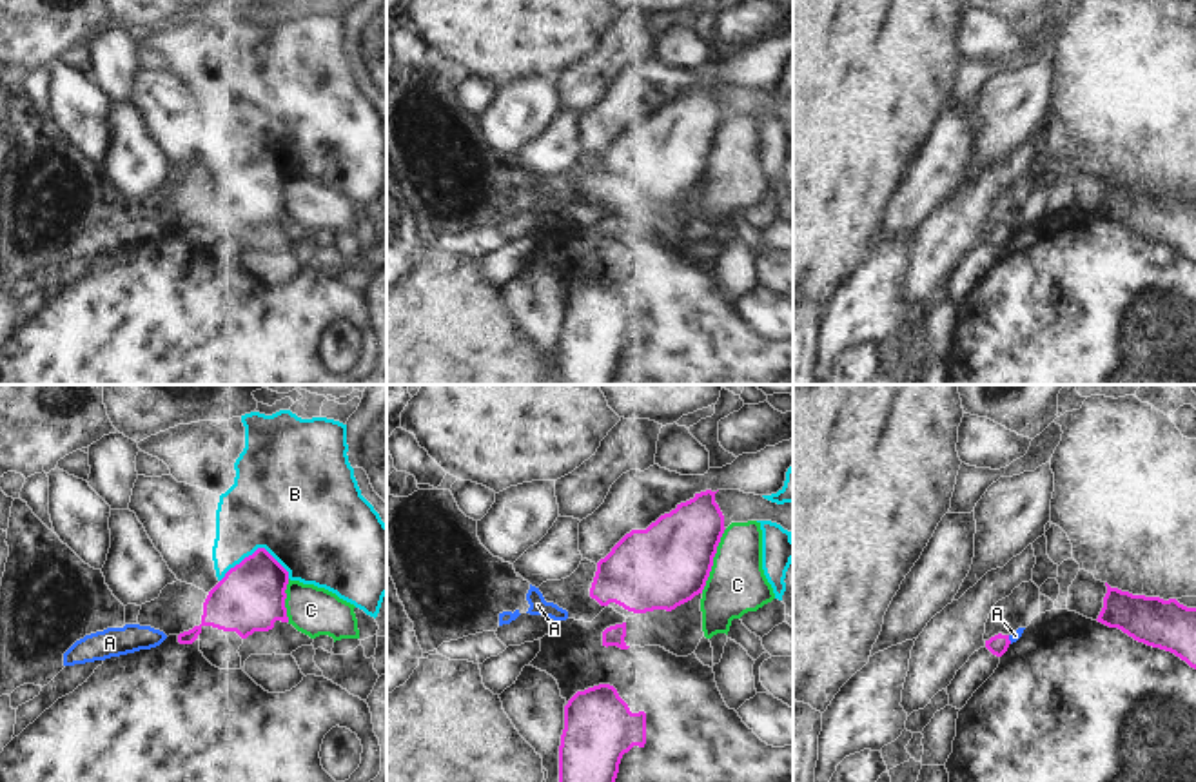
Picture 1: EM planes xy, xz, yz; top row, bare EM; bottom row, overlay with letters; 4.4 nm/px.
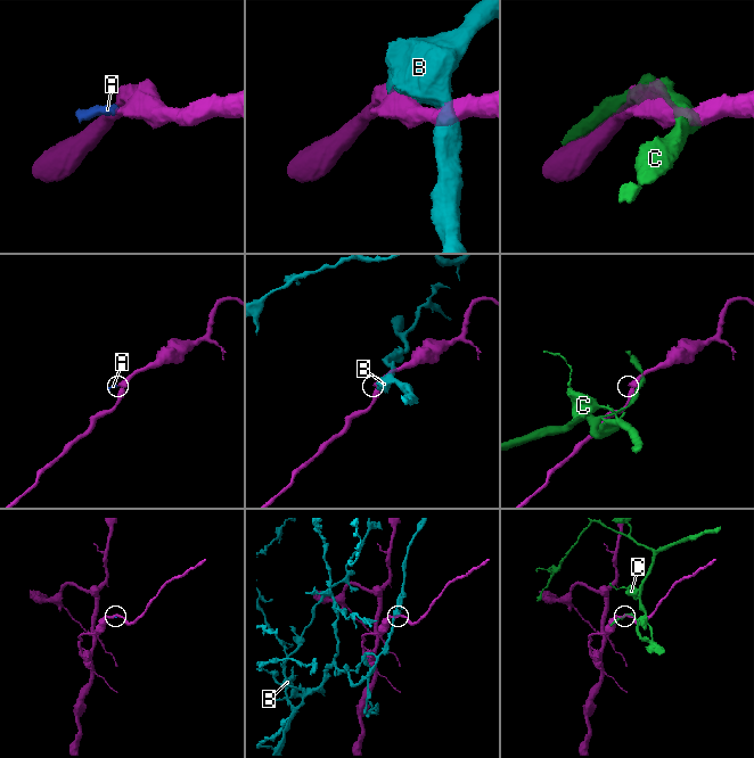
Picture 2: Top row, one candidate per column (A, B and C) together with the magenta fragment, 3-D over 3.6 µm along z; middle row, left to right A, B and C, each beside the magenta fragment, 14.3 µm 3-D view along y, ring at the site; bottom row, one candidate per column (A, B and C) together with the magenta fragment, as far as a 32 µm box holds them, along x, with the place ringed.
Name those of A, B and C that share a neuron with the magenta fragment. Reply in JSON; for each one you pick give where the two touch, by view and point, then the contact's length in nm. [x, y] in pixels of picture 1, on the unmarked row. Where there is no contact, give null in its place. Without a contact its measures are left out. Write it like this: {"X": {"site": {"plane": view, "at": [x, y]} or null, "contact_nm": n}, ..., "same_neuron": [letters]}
{"same_neuron": []}

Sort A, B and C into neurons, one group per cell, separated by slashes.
A / B / C

